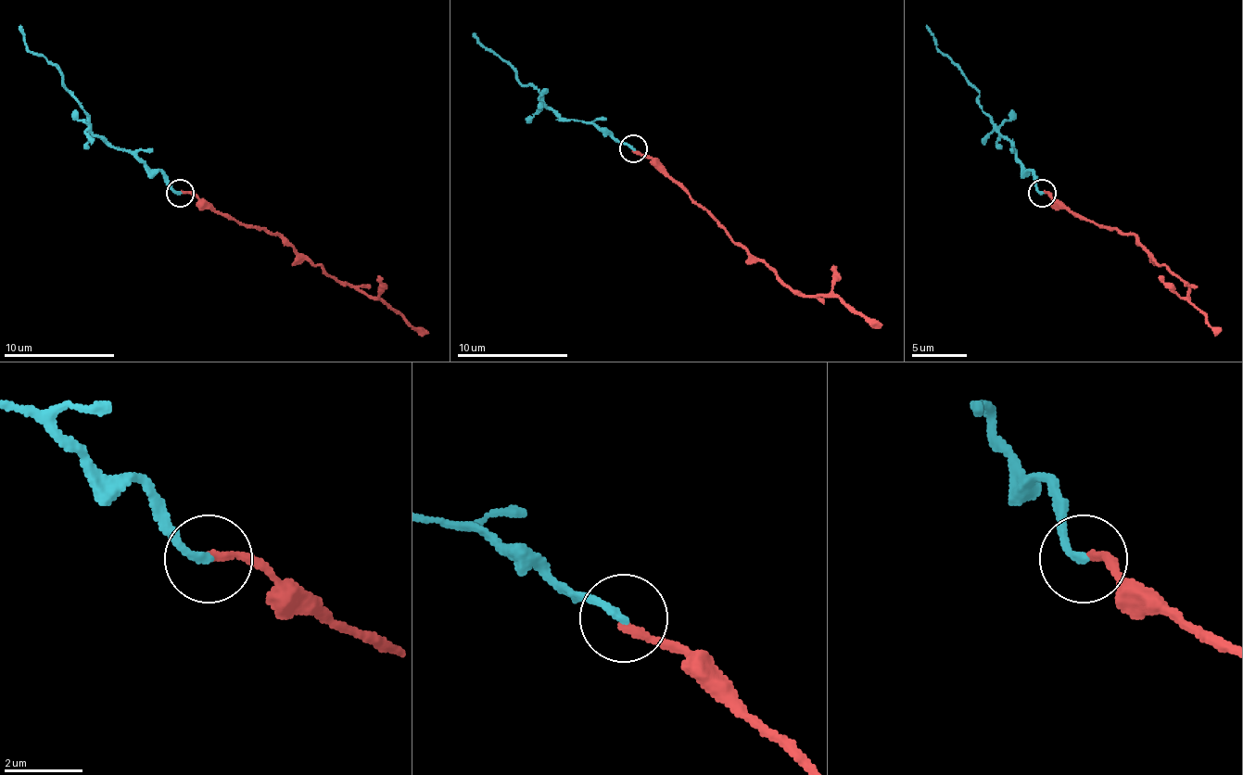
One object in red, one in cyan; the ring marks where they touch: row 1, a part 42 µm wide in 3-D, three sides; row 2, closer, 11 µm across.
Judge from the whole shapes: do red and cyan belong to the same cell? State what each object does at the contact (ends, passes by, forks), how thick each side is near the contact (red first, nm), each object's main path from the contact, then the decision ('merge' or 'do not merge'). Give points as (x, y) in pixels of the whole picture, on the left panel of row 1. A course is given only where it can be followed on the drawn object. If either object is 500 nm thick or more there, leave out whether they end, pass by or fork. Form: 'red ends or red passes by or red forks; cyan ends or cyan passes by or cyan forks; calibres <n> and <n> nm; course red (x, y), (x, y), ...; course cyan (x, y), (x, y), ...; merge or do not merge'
red ends; cyan ends; calibres 200 and 200 nm; course red (179, 192), (198, 195), (246, 225), (276, 234), (312, 264), (385, 300), (414, 328), (428, 334); course cyan (179, 192), (159, 170), (107, 145), (90, 128), (90, 117), (65, 87), (62, 73), (27, 48), (19, 26); merge

